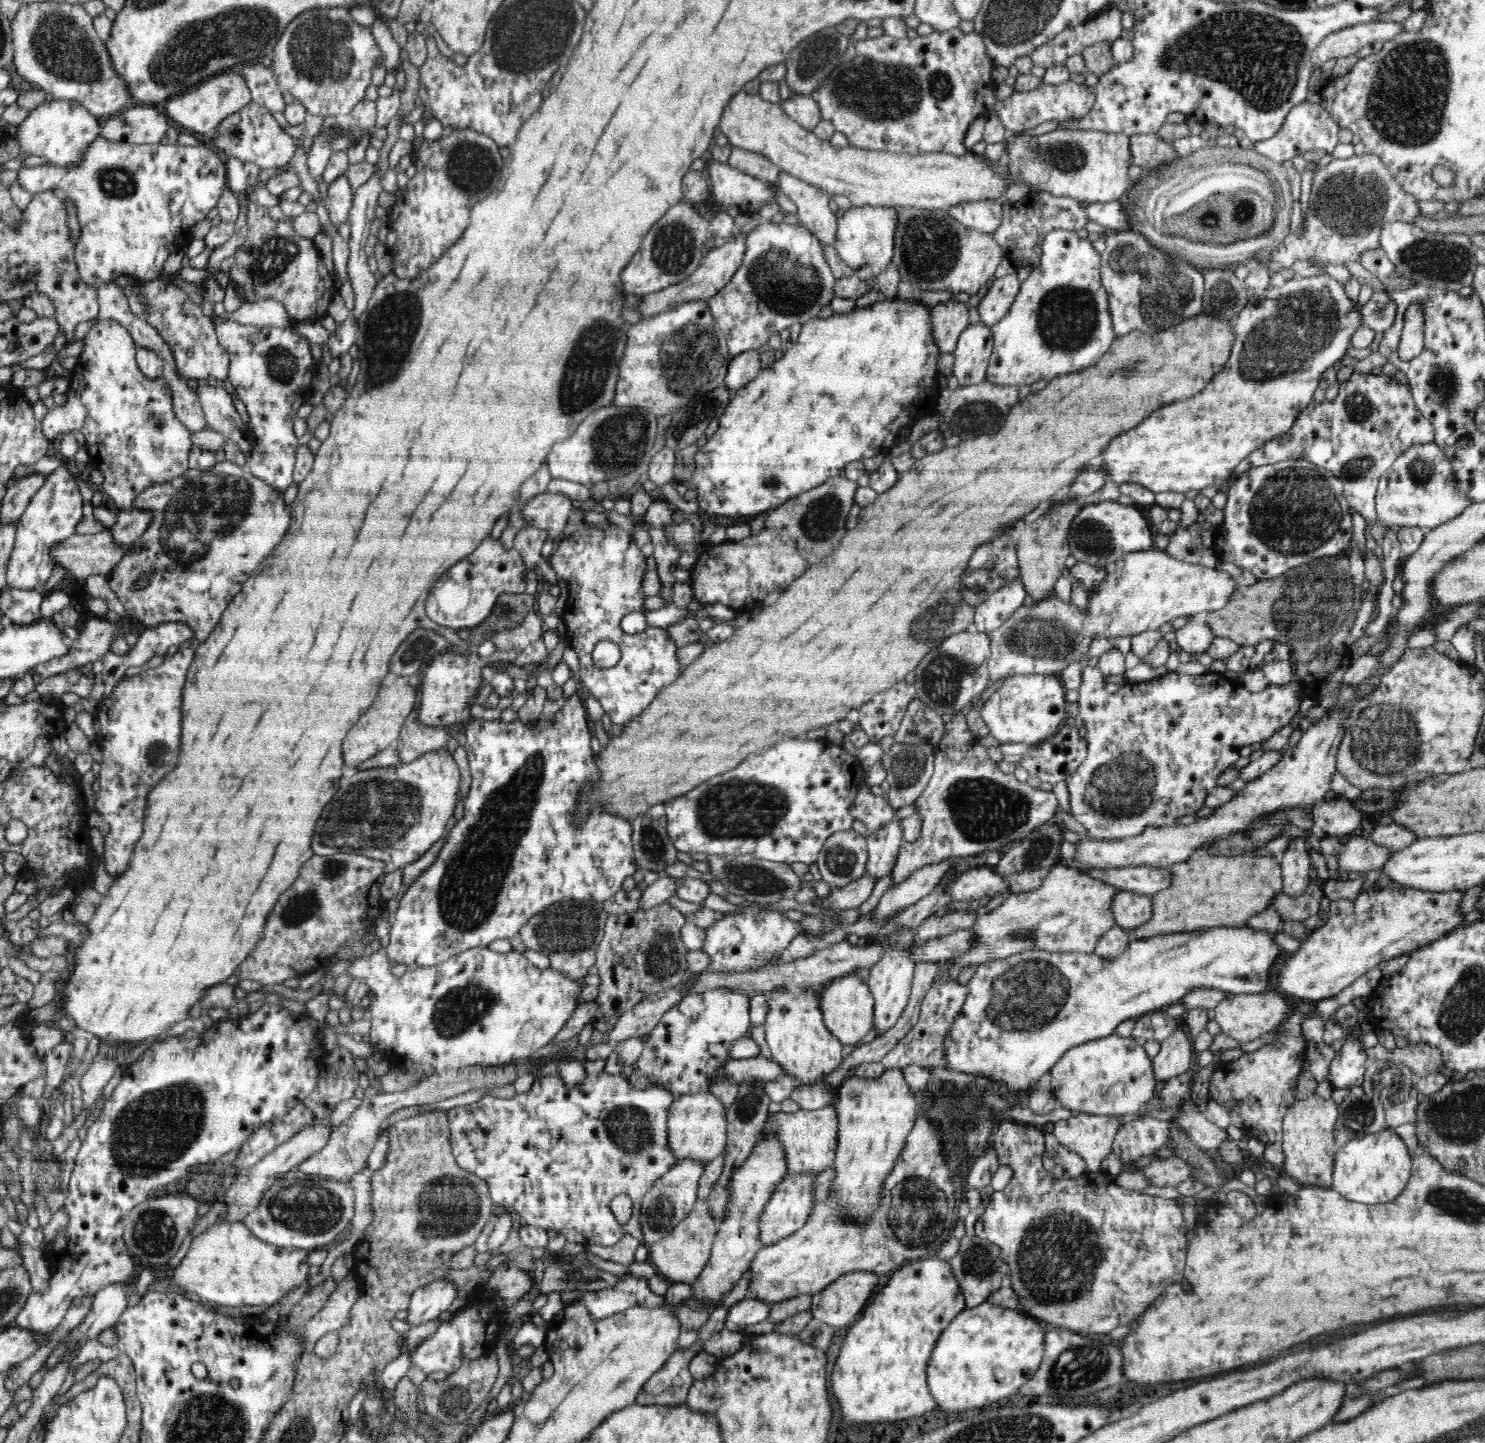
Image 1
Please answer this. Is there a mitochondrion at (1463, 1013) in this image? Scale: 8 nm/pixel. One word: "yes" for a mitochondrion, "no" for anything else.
yes

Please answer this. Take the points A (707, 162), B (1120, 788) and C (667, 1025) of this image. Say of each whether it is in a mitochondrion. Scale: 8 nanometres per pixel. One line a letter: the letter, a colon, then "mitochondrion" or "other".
A: other
B: mitochondrion
C: other

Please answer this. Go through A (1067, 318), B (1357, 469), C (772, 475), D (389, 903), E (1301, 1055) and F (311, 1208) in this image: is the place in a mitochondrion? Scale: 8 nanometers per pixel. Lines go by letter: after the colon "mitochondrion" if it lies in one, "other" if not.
A: mitochondrion
B: mitochondrion
C: mitochondrion
D: other
E: other
F: mitochondrion

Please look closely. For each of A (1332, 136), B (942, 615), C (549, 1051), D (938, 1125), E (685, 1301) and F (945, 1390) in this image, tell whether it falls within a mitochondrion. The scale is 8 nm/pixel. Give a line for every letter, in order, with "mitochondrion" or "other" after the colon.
A: other
B: mitochondrion
C: other
D: other
E: other
F: other

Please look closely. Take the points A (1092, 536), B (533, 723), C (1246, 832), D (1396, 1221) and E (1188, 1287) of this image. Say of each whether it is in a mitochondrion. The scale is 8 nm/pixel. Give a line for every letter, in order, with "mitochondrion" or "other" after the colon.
A: mitochondrion
B: other
C: other
D: other
E: other

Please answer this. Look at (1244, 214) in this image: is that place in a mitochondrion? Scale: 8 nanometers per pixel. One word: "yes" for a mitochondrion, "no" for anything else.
yes

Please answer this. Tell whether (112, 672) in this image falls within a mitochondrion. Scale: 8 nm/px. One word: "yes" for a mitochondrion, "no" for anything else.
no

